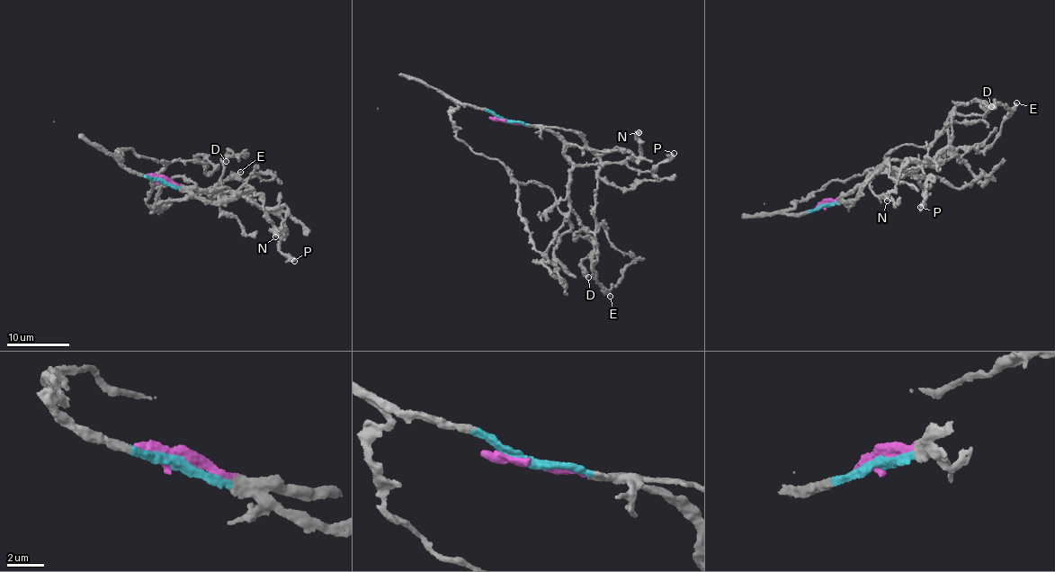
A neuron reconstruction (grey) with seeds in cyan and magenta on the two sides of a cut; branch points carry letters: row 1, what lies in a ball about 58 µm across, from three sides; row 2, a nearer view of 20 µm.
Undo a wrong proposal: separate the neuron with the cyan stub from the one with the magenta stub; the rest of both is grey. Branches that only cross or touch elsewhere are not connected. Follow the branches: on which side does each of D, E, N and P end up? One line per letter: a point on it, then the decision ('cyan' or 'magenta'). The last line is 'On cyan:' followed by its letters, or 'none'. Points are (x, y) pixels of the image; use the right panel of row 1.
D: place (991, 106); magenta
E: place (1016, 102); magenta
N: place (887, 201); magenta
P: place (920, 207); magenta
On cyan: none

